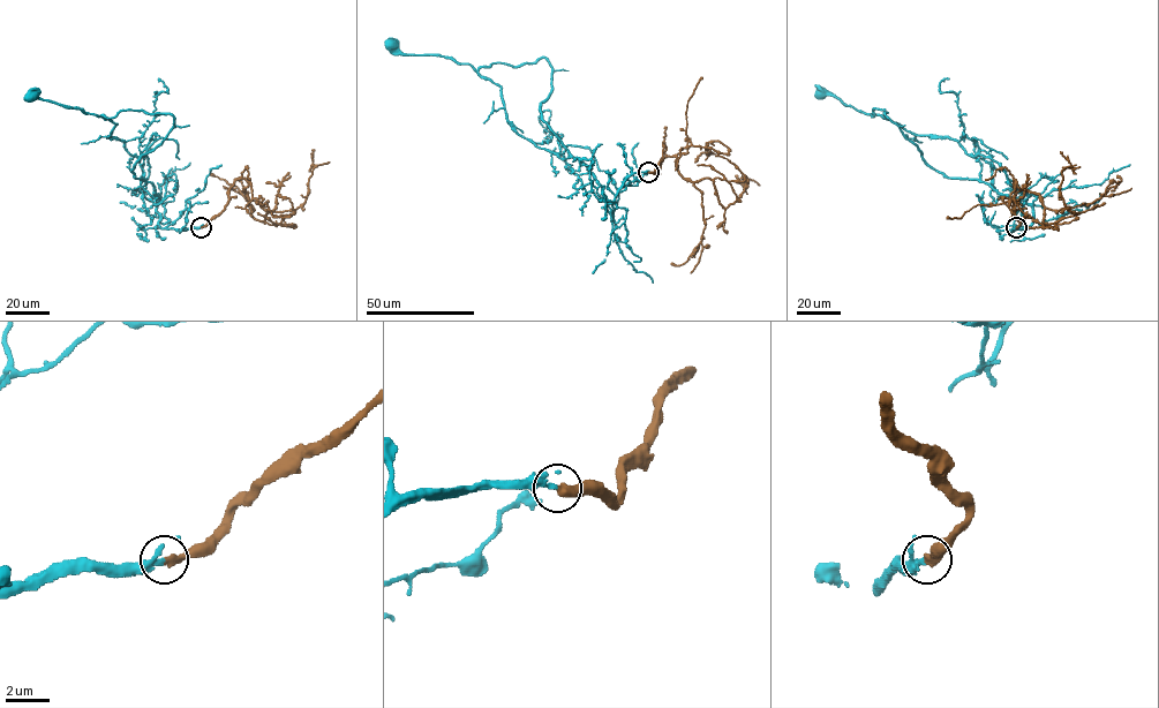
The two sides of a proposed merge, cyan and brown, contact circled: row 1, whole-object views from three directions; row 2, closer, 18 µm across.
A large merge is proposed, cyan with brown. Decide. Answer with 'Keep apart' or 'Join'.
Join

